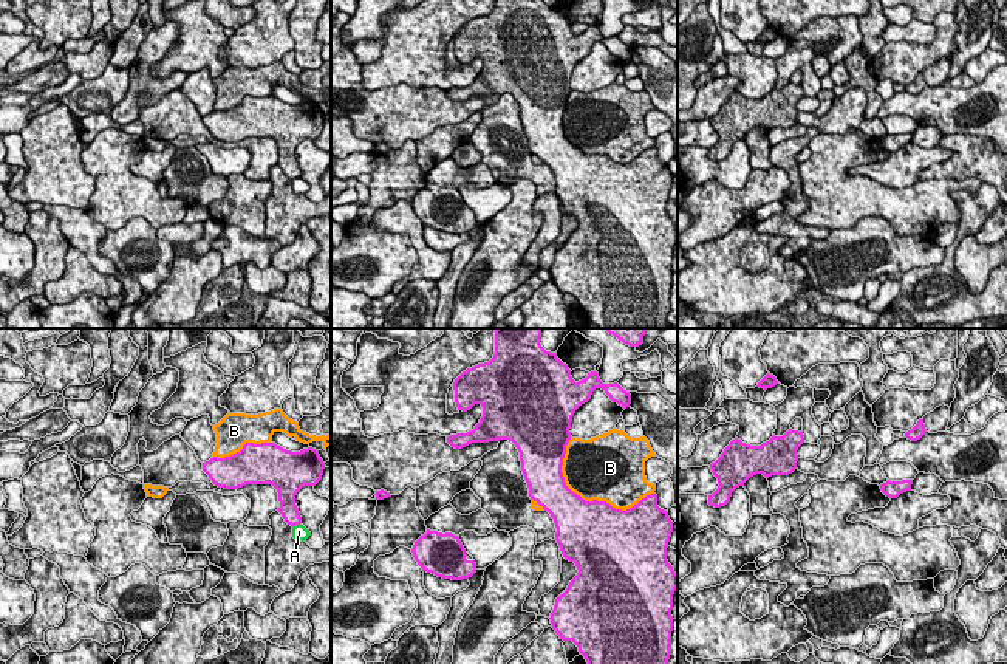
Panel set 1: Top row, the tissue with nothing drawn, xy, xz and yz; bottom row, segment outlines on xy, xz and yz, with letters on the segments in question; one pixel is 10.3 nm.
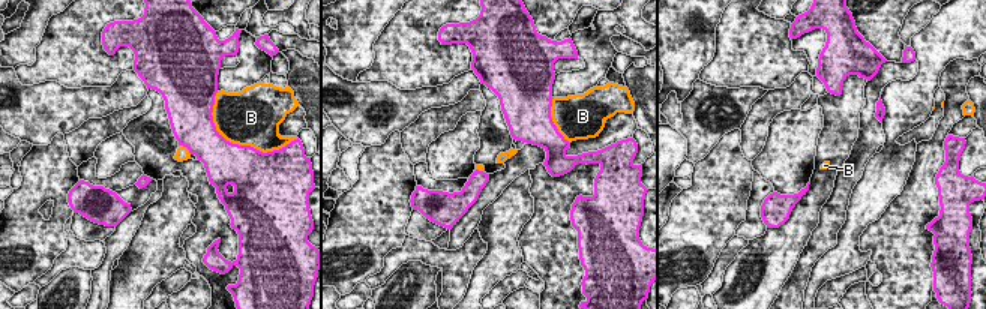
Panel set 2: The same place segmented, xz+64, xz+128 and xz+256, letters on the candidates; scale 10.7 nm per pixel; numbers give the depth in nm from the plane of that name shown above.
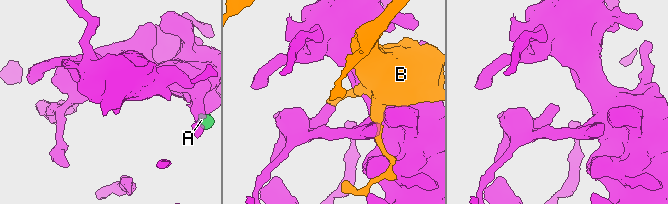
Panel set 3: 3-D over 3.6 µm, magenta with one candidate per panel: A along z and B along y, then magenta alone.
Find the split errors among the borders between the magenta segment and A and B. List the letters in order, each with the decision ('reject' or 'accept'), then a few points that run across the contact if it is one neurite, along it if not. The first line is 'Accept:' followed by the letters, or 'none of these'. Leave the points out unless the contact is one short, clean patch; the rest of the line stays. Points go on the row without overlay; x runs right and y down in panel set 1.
Accept: none of these
A: reject | xy (299, 177), (293, 180)
B: reject

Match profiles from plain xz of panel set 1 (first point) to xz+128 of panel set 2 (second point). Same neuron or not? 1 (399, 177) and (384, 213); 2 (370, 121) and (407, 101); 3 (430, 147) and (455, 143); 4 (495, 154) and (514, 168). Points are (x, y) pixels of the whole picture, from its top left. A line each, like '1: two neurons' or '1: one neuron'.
1: one neuron
2: one neuron
3: two neurons
4: two neurons

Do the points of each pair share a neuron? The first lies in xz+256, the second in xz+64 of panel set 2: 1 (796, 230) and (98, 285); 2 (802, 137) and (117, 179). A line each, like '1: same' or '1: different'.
1: different
2: different

